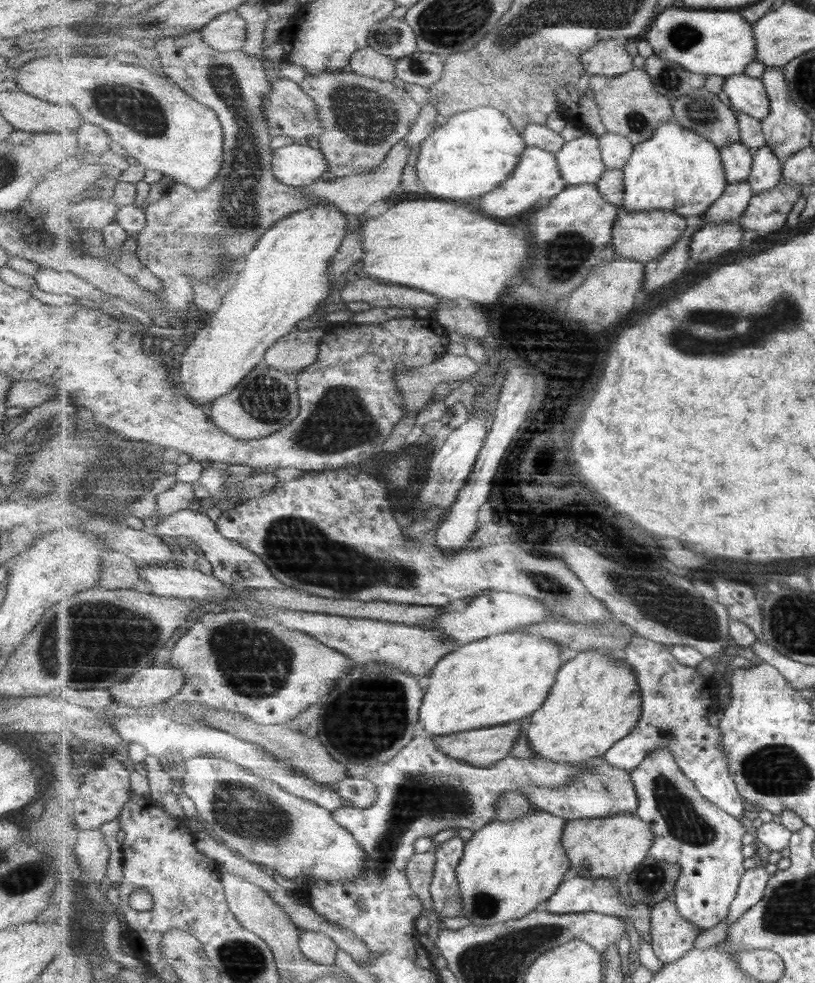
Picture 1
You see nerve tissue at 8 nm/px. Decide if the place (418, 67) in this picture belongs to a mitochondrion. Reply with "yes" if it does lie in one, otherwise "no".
yes

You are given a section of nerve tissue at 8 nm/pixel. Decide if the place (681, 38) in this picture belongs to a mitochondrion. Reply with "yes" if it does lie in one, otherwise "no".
yes

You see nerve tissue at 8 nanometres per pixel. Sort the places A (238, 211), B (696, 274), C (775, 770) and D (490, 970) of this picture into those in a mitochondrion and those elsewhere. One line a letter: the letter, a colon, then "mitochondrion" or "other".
A: mitochondrion
B: other
C: mitochondrion
D: mitochondrion

